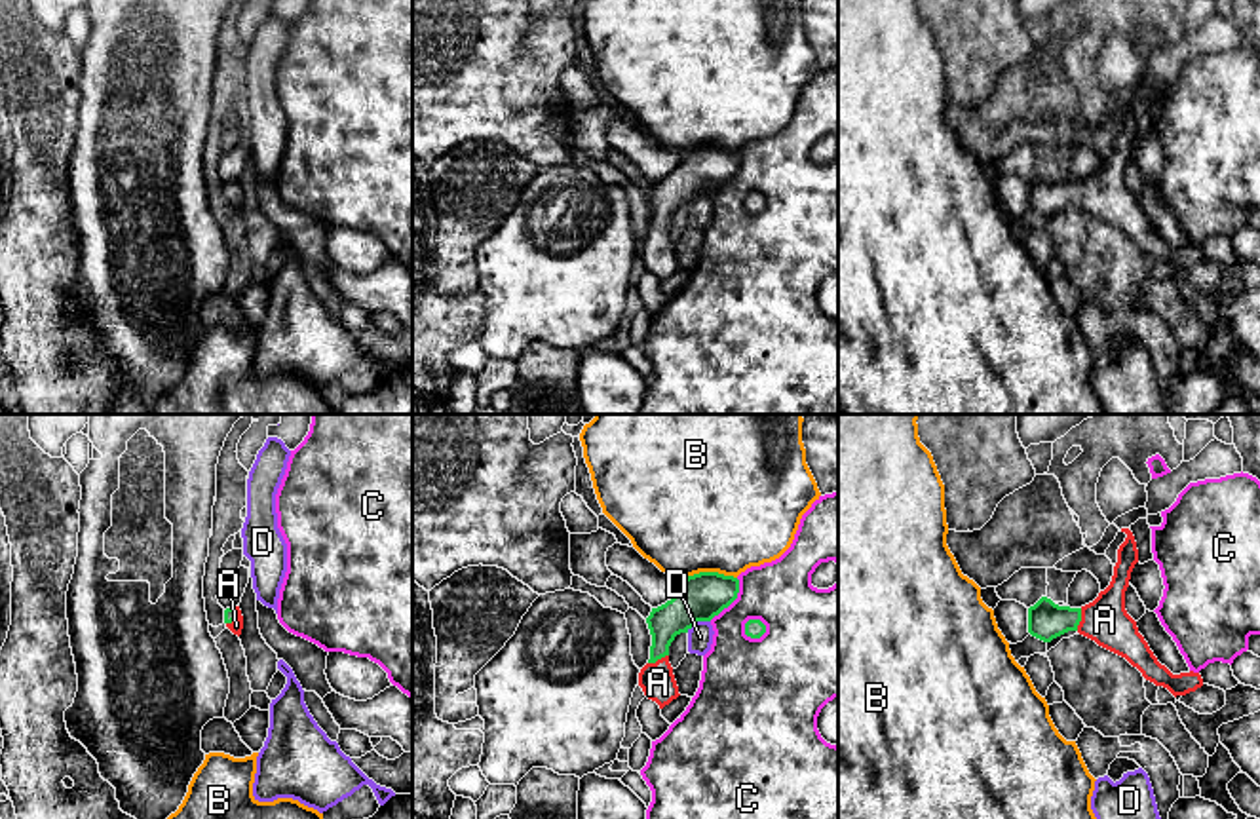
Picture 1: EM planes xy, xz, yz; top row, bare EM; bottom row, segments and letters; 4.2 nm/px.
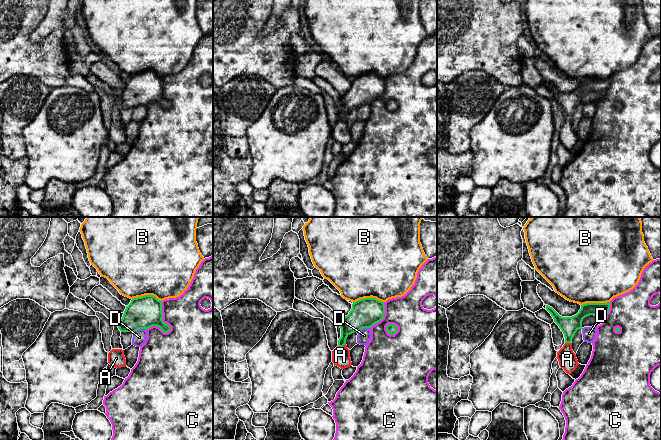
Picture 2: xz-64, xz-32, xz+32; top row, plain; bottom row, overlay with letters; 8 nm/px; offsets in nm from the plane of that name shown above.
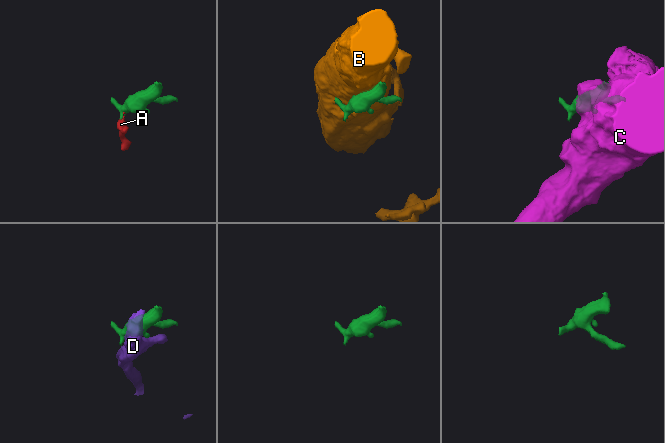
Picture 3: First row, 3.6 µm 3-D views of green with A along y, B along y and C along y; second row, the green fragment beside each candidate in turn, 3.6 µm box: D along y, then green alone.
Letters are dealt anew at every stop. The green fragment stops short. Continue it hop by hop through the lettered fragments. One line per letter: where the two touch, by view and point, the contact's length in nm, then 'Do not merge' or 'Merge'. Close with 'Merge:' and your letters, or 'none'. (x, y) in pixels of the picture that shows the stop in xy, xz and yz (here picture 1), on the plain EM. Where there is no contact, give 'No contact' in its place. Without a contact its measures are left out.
A: Touches green at yz (1080, 194). Shared border 100 nm. Merge
B: Touches green at xz (707, 147). Shared border 240 nm. Do not merge
C: Touches green at xz (757, 194). Shared border 110 nm. Do not merge
D: Touches green at xz (698, 194). Shared border 120 nm. Do not merge
Merge: A

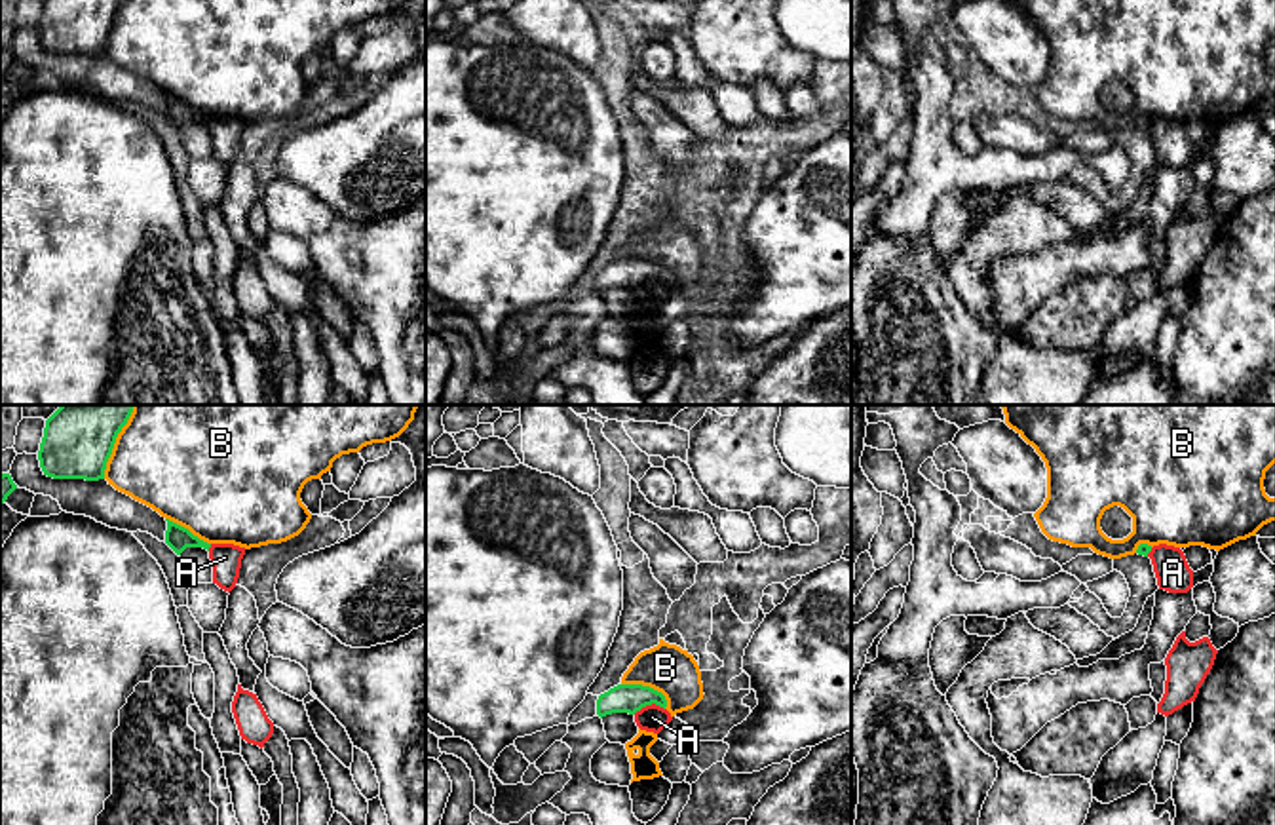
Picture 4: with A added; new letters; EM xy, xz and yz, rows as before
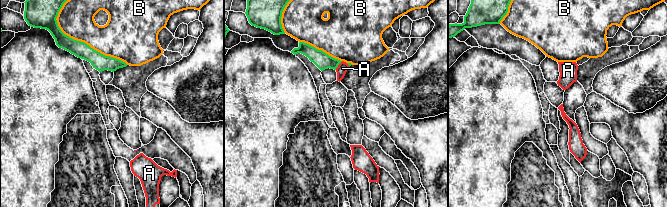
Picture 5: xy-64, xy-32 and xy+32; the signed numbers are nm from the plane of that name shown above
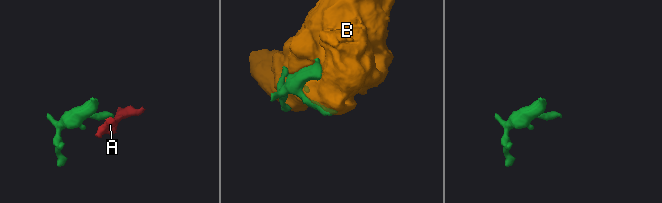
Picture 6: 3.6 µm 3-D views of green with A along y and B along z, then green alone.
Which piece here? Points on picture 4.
A: Touches green at xz (648, 278). Shared border 140 nm. Do not merge
B: Touches green at xz (648, 261). Shared border 220 nm. Do not merge
Merge: none

